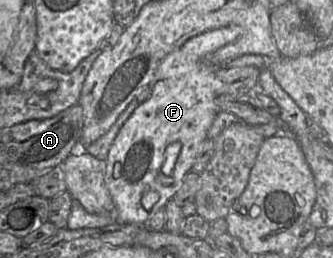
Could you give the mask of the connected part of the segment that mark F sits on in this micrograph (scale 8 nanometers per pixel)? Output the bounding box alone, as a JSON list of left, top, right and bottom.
[105,24,243,225]

